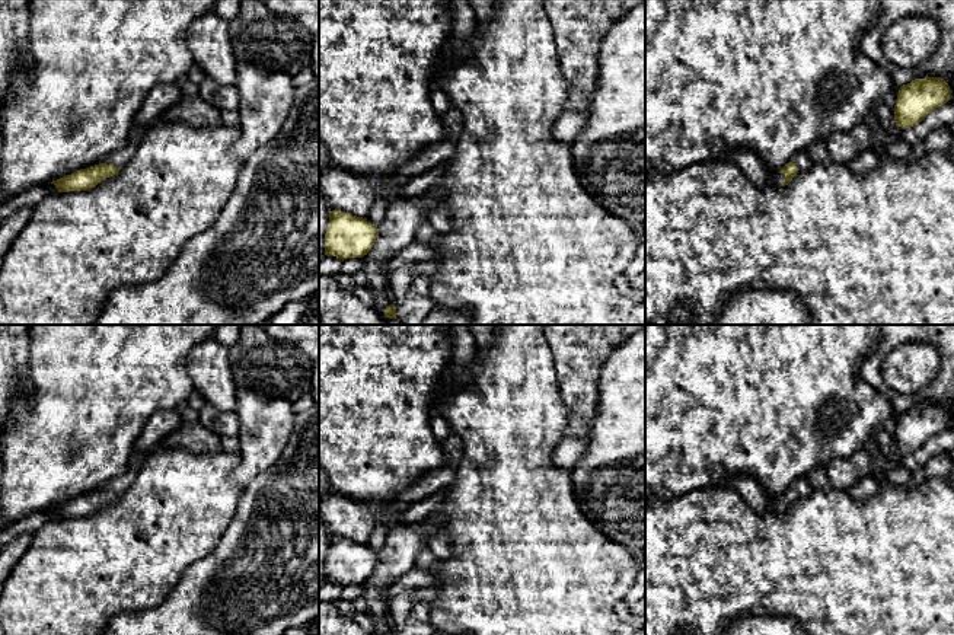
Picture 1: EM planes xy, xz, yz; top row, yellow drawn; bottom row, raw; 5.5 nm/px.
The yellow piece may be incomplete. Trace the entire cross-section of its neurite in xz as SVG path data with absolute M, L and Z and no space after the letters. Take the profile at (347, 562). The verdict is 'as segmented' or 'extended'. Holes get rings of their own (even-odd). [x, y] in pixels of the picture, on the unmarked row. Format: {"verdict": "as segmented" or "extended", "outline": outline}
{"verdict": "as segmented", "outline": "M341 536L329 537L325 581L342 587L363 584L371 577L377 561L377 552L371 551L366 543L357 543Z"}

